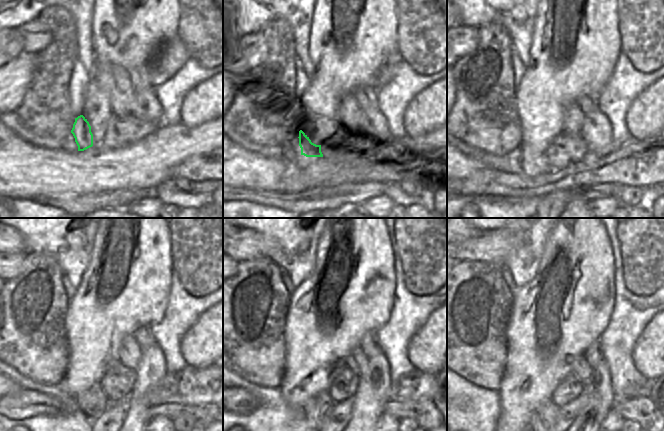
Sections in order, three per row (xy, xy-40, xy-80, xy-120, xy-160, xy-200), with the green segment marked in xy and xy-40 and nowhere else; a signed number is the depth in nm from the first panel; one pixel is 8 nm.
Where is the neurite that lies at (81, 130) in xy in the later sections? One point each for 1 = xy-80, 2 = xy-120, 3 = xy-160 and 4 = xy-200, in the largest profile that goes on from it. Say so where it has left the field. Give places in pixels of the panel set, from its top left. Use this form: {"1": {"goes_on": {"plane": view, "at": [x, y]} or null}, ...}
{"1": {"goes_on": {"plane": "xy-80", "at": [539, 166]}}, "2": {"goes_on": {"plane": "xy-120", "at": [93, 402]}}, "3": {"goes_on": {"plane": "xy-160", "at": [318, 406]}}, "4": {"goes_on": {"plane": "xy-200", "at": [543, 419]}}}

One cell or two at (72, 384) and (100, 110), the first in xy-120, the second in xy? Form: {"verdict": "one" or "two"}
{"verdict": "one"}

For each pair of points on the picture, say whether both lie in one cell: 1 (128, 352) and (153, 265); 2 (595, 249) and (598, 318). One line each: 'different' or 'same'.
1: different
2: same

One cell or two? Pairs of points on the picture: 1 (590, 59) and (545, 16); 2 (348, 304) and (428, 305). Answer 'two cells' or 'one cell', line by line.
1: one cell
2: two cells

